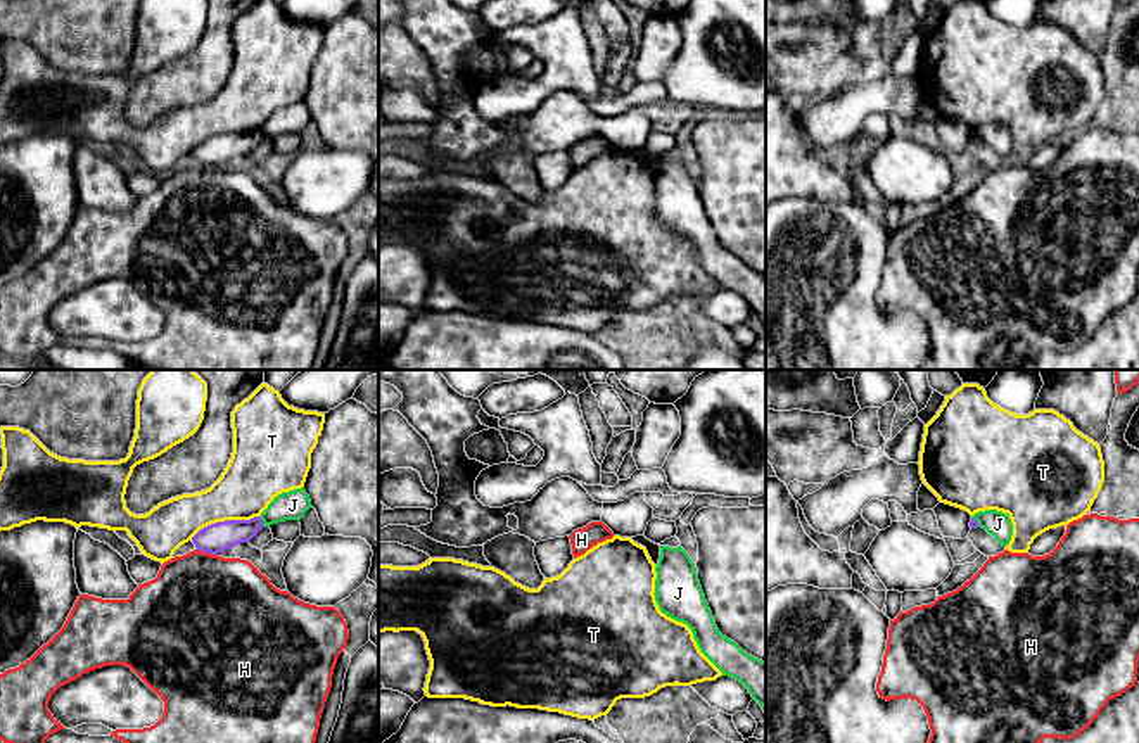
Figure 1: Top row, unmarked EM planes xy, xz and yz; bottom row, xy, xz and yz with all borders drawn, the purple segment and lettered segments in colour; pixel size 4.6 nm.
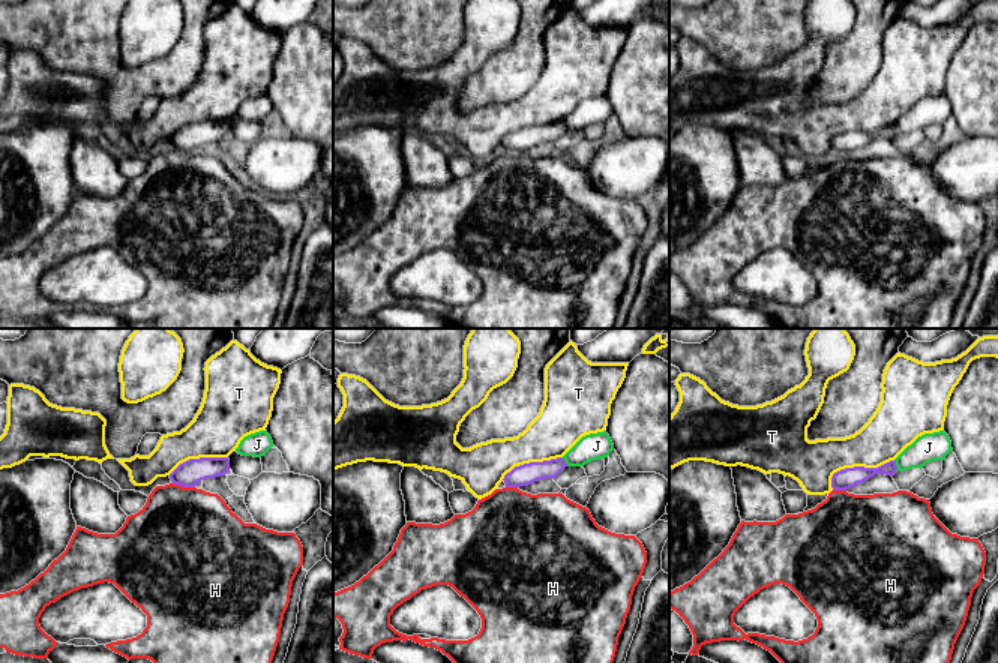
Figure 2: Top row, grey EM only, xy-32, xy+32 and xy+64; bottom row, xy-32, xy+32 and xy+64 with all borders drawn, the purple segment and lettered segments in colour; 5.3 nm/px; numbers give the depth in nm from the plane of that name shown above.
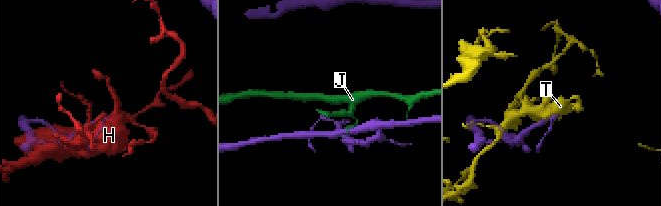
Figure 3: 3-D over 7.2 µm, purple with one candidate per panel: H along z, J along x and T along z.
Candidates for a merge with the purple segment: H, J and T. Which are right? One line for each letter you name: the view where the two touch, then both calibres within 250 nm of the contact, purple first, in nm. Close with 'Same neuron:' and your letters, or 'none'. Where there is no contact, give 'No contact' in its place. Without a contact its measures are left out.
Same neuron: none

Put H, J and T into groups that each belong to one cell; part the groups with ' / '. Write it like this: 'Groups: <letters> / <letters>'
Groups: H / J / T

